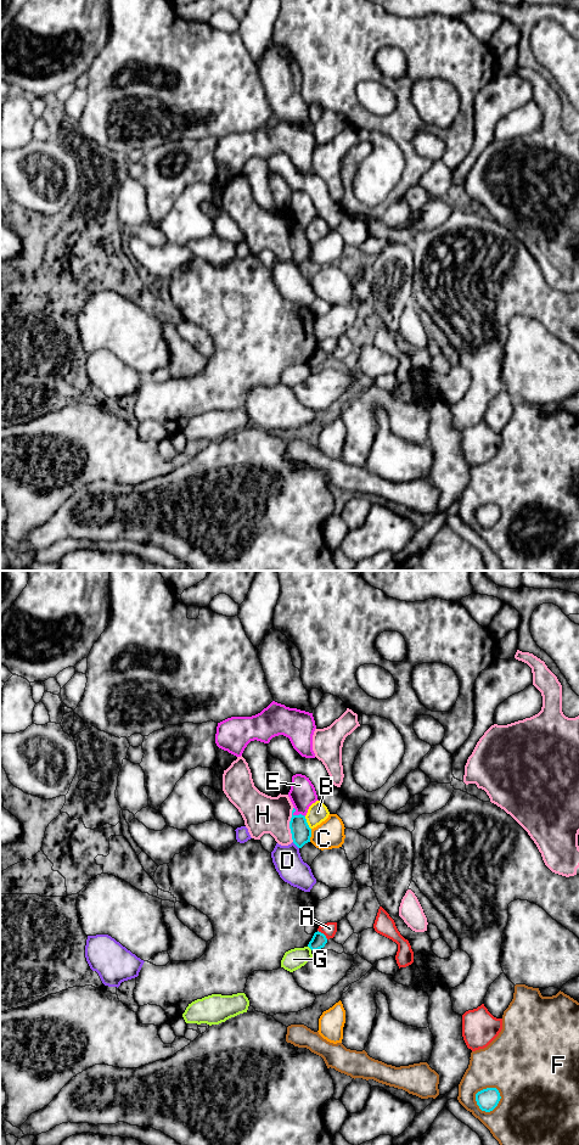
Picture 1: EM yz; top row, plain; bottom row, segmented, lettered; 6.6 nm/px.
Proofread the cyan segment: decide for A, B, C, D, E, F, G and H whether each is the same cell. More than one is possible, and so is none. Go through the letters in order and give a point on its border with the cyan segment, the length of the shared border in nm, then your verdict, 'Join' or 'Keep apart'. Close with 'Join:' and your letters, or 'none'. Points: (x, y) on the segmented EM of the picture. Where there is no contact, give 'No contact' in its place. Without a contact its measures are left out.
A: Touches cyan at yz (322, 933). Shared border 90 nm. Keep apart
B: Touches cyan at yz (307, 823). Shared border 100 nm. Keep apart
C: Touches cyan at yz (310, 835). Shared border 90 nm. Keep apart
D: Touches cyan at yz (296, 845). Shared border 60 nm. Keep apart
E: Touches cyan at yz (297, 815). Shared border 100 nm. Keep apart
F: Touches cyan at yz (498, 1103). Shared border 190 nm. Keep apart
G: Touches cyan at yz (310, 948). Shared border 40 nm. Keep apart
H: Touches cyan at yz (290, 824). Shared border 240 nm. Keep apart
Join: none

